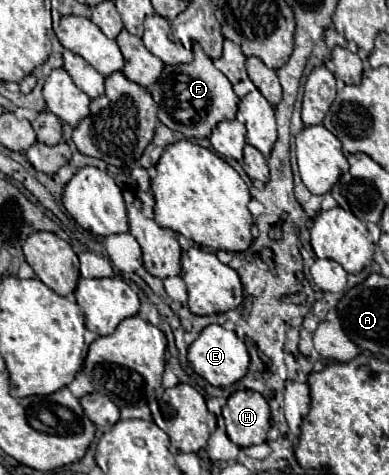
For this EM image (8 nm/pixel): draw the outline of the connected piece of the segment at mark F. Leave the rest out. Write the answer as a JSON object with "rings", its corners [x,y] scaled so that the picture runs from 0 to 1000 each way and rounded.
{"rings":[[[499,97],[499,126],[463,139],[422,139],[411,164],[380,185],[406,219],[406,253],[478,291],[540,291],[545,274],[571,253],[602,253],[612,236],[612,202],[591,168],[545,135],[514,97]]]}

